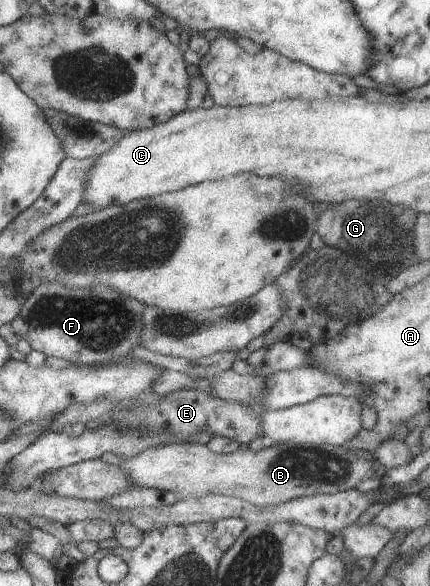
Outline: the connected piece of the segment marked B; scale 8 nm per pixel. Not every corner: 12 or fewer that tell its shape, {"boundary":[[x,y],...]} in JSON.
{"boundary":[[336,445],[218,454],[154,446],[121,467],[181,500],[254,506],[336,494],[378,474]]}

